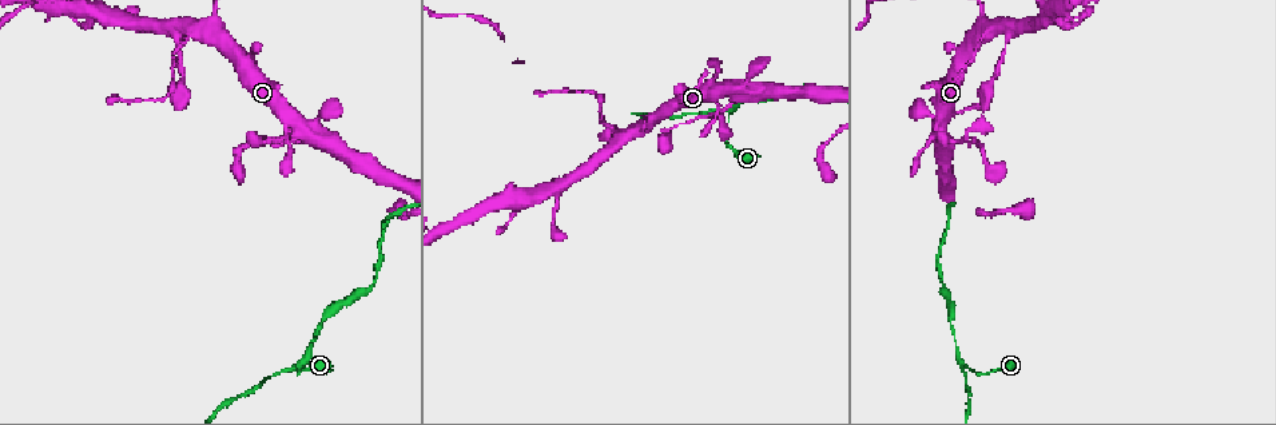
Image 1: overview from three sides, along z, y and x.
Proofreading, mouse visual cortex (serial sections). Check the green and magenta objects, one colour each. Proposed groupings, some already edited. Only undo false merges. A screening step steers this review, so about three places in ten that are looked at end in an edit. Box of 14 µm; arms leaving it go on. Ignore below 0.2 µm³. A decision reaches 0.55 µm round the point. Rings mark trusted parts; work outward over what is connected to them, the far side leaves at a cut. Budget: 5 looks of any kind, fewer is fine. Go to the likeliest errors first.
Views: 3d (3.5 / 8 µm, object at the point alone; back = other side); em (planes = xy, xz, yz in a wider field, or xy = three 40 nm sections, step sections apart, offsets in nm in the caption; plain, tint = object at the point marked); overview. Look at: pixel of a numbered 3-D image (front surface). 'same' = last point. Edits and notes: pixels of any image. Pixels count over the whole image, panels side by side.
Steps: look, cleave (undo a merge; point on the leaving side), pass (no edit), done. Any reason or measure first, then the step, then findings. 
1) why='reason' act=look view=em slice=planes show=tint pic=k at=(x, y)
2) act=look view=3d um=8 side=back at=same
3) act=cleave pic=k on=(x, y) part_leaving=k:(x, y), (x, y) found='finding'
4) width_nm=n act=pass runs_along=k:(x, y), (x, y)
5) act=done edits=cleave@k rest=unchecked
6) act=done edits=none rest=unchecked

why='branch point' act=look view=3d um=8 pic=1 at=(731, 113)

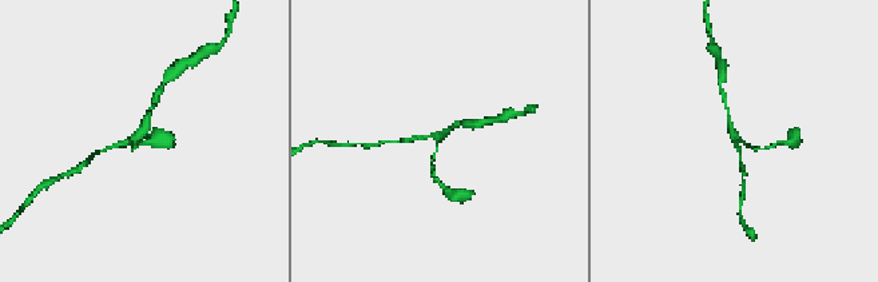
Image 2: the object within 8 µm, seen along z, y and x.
why='zoom in' act=look view=3d um=3.5 pic=2 at=(436, 135)

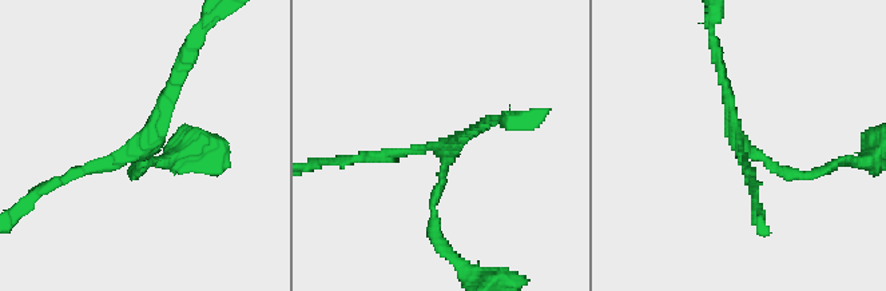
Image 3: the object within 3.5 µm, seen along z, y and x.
act=pass runs_along=3:(822, 168), (778, 172), (747, 151), (723, 74) found='all the same cell'

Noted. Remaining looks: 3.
why='thin arm on a thick one' act=look view=3d um=3.5 pic=1 at=(734, 99)

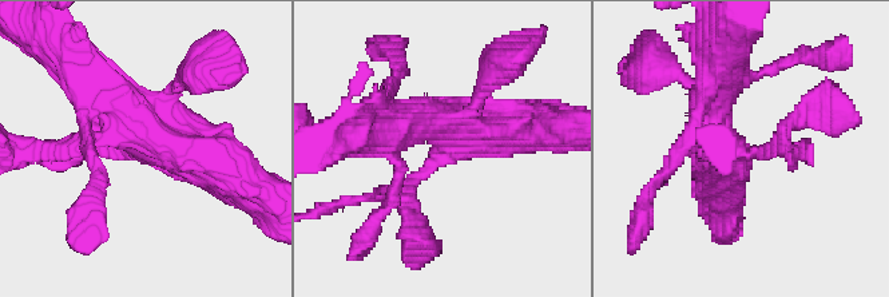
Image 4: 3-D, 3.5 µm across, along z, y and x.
act=look view=em slice=xy step=5 show=tint pic=4 at=(737, 149)

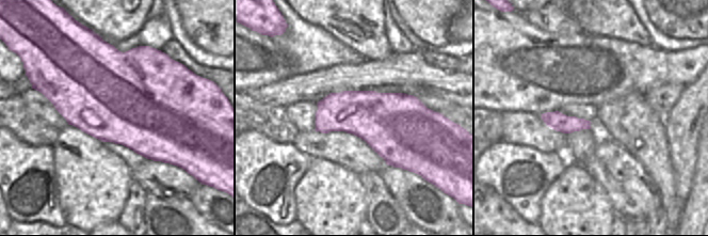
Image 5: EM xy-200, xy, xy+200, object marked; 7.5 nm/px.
why='cut it another way' act=look view=em slice=xy step=2 show=tint at=same

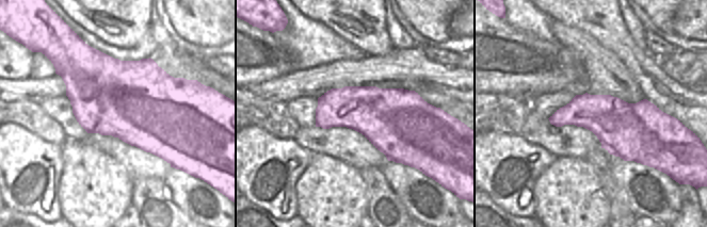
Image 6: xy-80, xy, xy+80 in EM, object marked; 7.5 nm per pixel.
act=pass runs_along=4:(92, 79), (158, 141), (239, 178) found='all the same cell'

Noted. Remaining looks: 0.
act=done edits=none rest=unchecked

